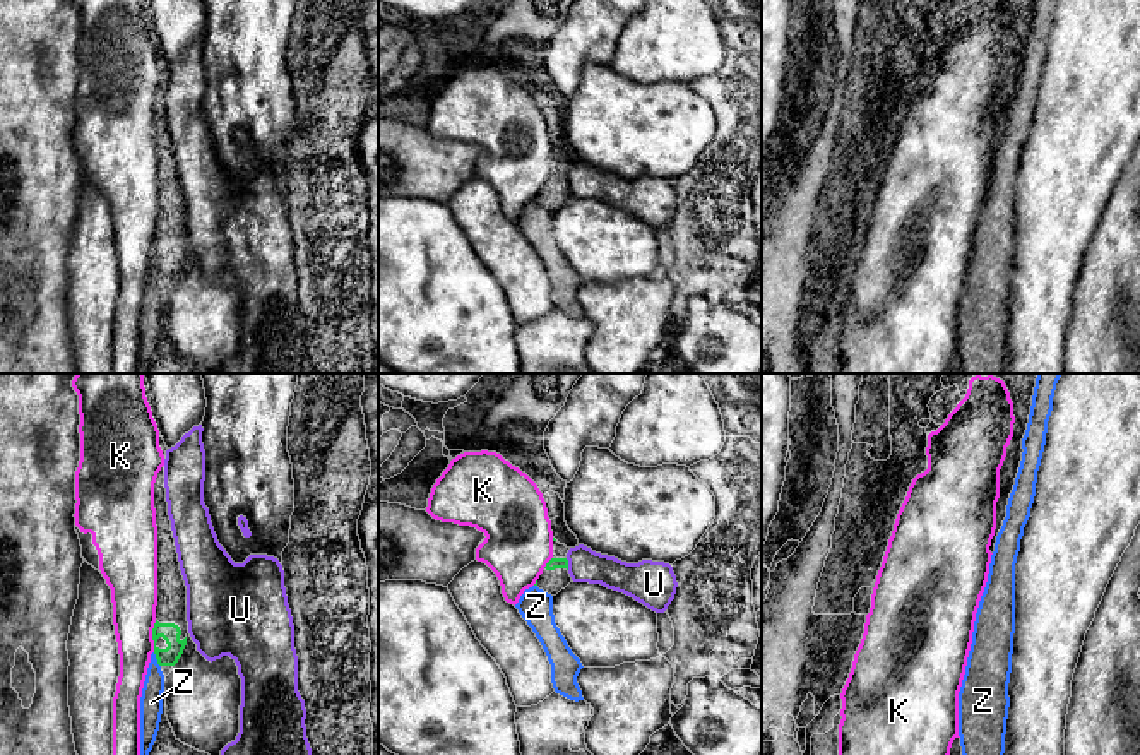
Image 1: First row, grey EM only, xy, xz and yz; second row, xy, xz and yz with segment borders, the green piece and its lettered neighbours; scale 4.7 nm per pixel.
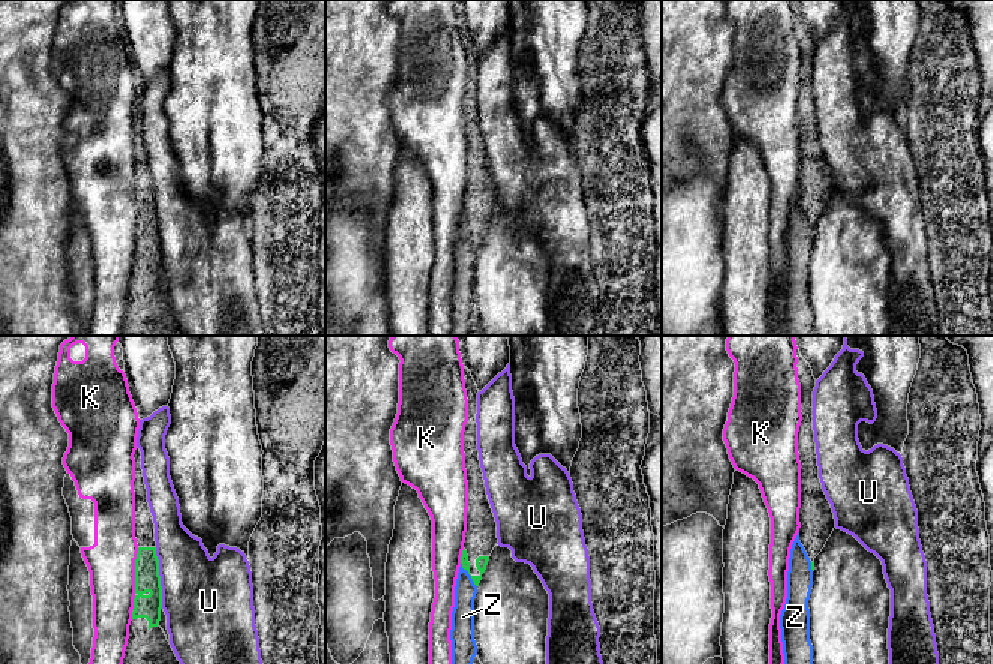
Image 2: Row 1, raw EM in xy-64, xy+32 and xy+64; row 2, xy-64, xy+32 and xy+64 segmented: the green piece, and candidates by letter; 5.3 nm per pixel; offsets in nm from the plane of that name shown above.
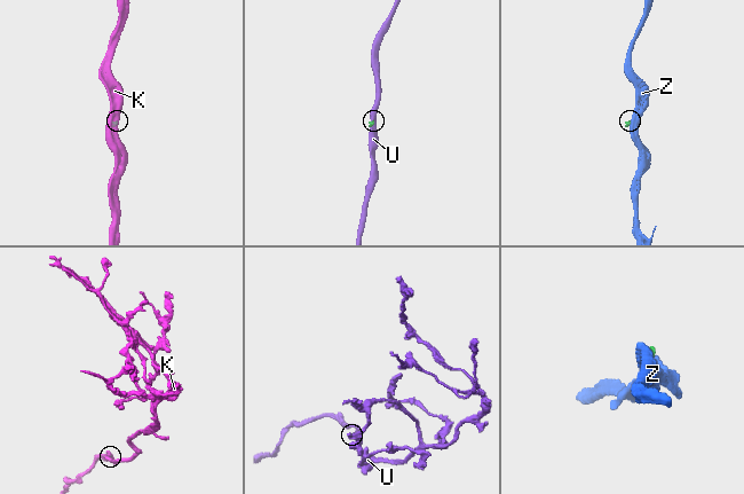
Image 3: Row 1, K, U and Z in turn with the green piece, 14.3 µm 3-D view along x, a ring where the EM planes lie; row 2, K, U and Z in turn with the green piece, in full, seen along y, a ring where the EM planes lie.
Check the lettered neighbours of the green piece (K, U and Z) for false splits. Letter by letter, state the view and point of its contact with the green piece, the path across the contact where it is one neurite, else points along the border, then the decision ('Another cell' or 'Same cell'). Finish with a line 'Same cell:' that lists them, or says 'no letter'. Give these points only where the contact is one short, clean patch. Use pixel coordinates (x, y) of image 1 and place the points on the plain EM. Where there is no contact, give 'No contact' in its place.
K: Touches green at xy (153, 252). Another cell
U: Touches green at xz (567, 180). Boundary: xz (565, 175), (569, 185). Another cell
Z: Touches green at xy (156, 274). Boundary: xy (153, 269), (160, 283). Another cell
Same cell: no letter

